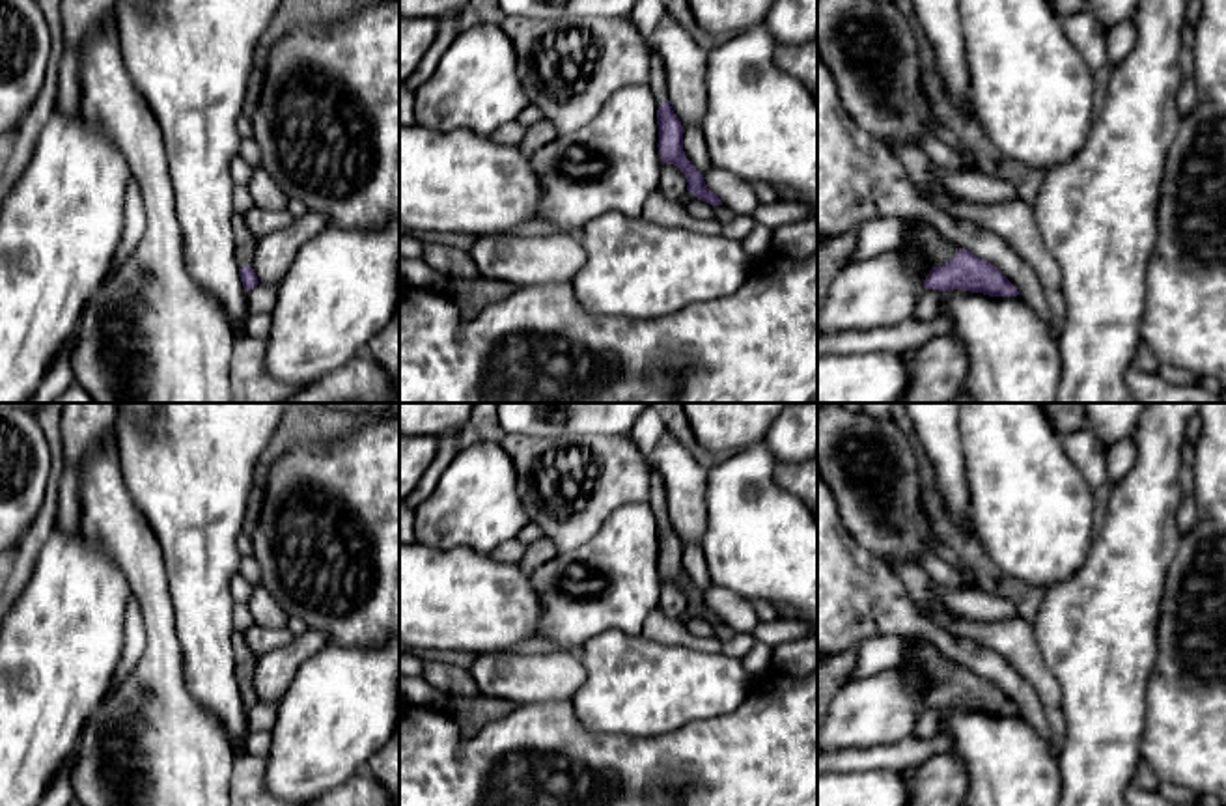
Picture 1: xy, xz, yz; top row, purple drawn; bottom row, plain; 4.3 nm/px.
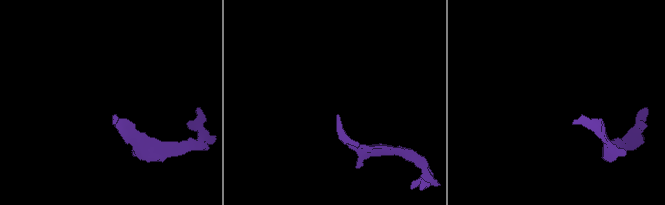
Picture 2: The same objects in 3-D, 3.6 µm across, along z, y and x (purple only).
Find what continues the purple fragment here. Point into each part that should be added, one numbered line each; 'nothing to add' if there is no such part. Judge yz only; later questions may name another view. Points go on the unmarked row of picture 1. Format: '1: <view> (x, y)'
1: yz (924, 657)

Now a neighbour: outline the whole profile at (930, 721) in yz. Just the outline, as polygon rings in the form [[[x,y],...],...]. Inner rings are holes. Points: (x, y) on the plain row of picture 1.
[[[922,703],[916,713],[913,735],[924,741],[935,737],[944,728],[948,715],[950,709],[926,707]]]

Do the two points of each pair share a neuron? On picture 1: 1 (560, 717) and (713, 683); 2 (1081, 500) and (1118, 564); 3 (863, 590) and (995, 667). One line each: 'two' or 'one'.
1: two
2: two
3: one

